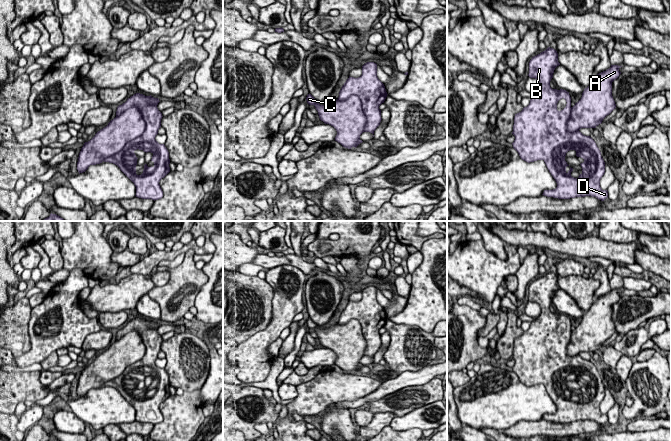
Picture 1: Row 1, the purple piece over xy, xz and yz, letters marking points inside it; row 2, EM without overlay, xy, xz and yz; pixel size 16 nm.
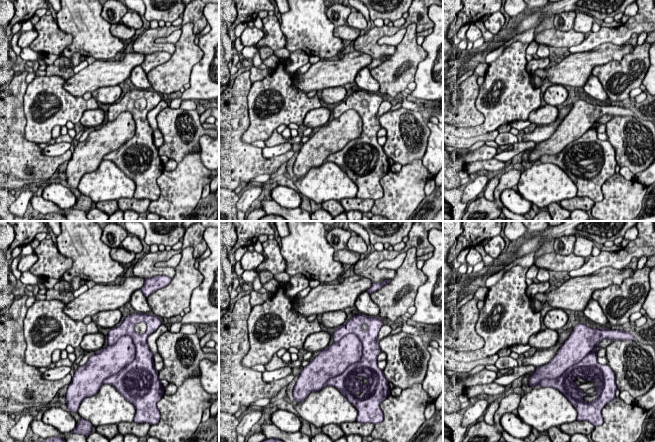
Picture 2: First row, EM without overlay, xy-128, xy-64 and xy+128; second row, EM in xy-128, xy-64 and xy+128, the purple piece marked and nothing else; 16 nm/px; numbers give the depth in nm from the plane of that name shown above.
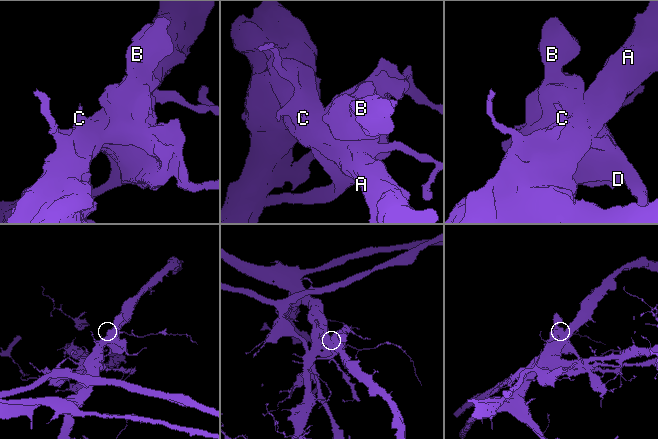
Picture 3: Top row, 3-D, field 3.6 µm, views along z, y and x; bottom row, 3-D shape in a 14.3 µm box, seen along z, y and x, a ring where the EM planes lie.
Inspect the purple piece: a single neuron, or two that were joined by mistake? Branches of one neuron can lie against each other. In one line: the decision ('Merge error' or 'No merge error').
Merge error

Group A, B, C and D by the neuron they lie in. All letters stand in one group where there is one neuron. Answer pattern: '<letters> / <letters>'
A C / B D

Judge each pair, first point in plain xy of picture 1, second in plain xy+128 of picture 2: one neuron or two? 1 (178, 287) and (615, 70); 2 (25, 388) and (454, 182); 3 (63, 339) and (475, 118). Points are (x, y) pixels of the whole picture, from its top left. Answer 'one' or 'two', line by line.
1: one
2: one
3: two

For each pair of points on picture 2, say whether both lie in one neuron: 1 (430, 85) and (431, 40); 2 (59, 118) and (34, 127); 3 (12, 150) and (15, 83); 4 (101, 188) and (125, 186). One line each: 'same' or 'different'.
1: same
2: same
3: same
4: same

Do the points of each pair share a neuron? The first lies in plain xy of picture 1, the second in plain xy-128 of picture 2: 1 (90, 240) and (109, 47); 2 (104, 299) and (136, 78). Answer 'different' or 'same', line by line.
1: same
2: different

